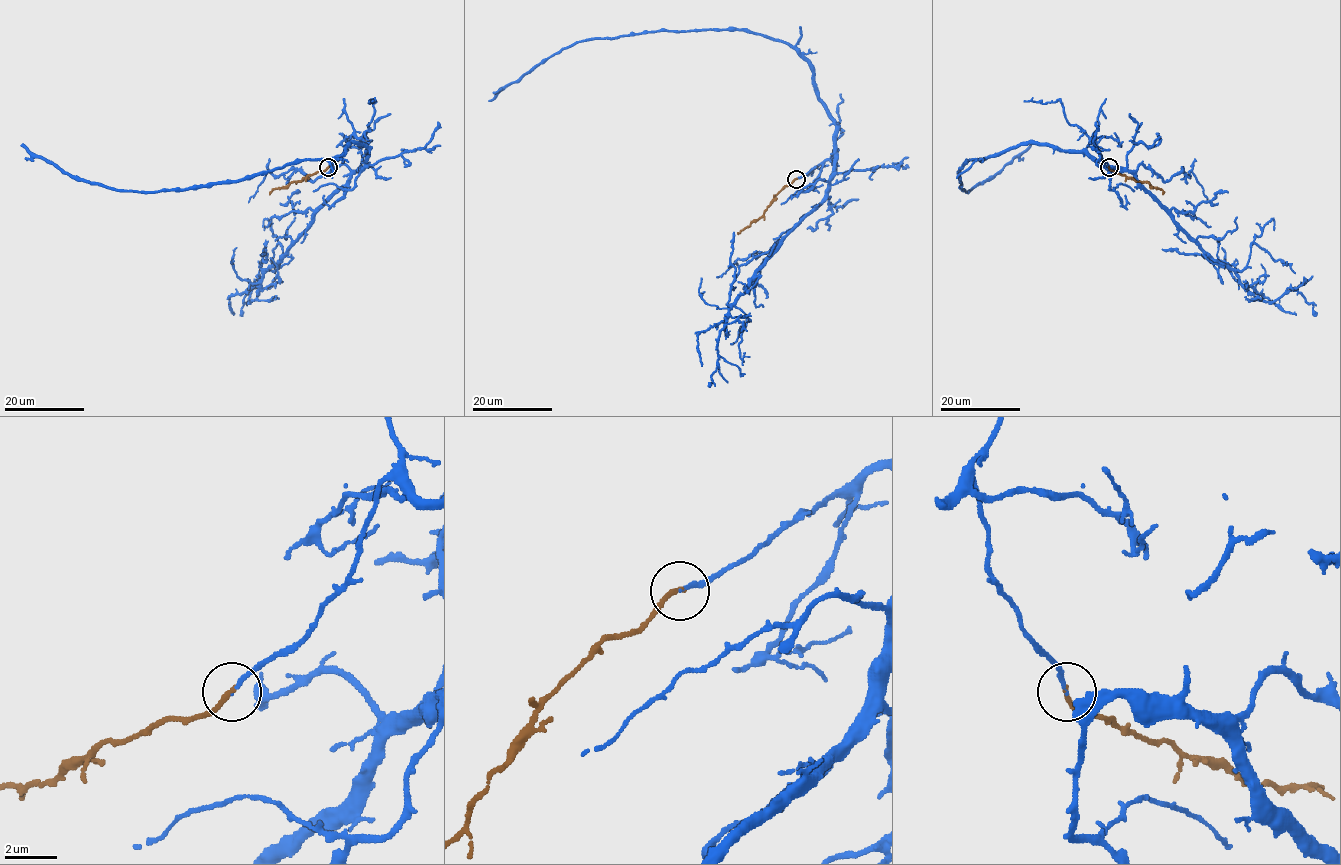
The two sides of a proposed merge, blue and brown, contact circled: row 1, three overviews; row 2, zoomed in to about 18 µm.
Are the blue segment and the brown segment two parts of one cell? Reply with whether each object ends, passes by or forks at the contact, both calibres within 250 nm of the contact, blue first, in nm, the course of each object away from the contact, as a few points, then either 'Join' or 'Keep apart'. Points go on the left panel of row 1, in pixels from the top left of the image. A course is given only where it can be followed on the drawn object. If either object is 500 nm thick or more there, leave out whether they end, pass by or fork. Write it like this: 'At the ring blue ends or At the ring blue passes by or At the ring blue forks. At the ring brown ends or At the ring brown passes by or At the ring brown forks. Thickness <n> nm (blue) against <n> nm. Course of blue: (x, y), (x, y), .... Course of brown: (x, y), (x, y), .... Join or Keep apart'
At the ring blue ends. At the ring brown ends. Thickness 150 nm (blue) against 190 nm. Course of blue: (328, 167), (350, 136), (362, 139), (367, 150), (352, 142), (329, 158), (160, 191), (74, 178), (22, 143). Course of brown: (328, 167), (300, 181), (273, 188), (269, 194). Join

